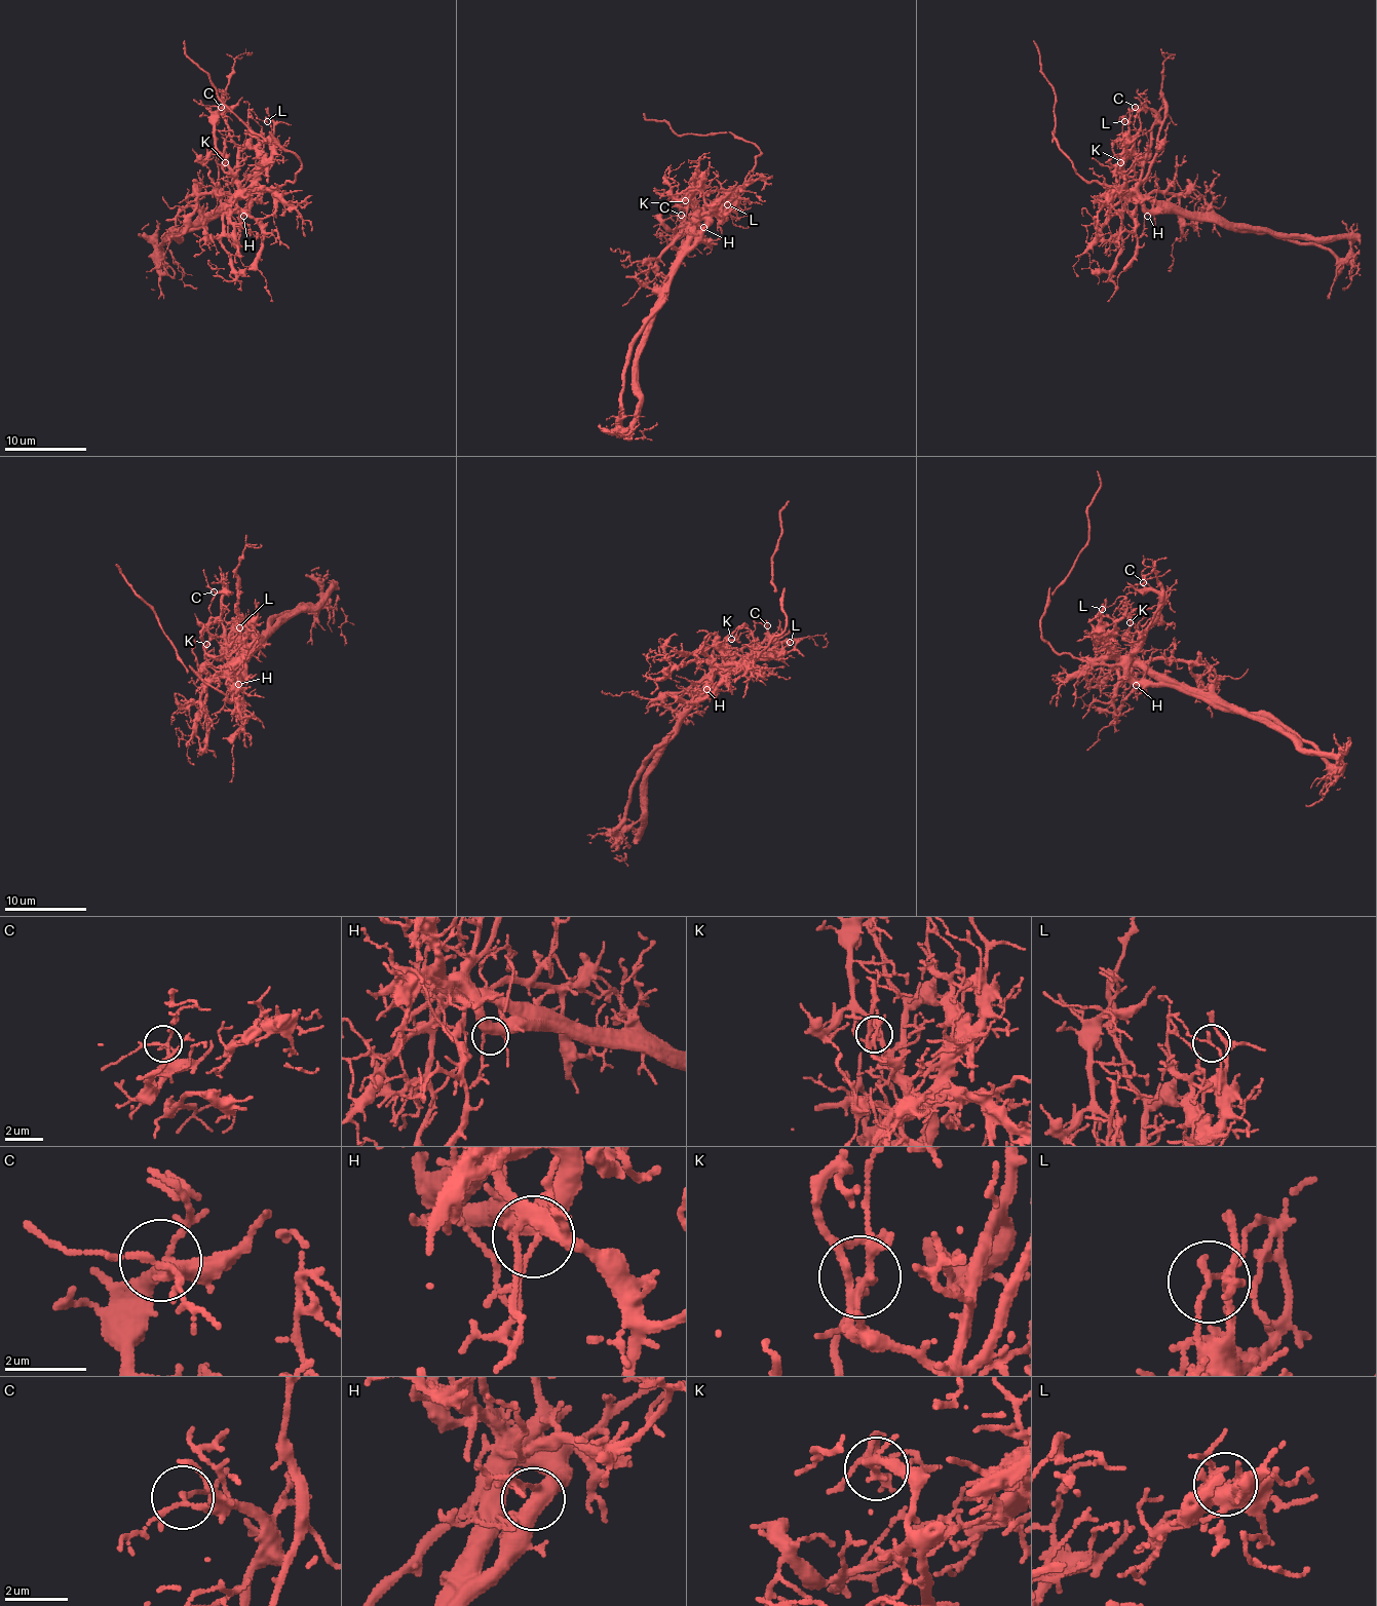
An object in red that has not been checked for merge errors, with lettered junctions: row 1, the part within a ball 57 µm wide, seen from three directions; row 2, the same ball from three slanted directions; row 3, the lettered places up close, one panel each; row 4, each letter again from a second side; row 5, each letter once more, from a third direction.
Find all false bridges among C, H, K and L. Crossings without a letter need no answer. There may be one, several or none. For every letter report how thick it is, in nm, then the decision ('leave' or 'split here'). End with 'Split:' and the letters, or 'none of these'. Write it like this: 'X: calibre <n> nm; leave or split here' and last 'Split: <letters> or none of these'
C: calibre 140 nm; leave
H: calibre 400 nm; leave
K: calibre 200 nm; leave
L: calibre 140 nm; split here
Split: L

